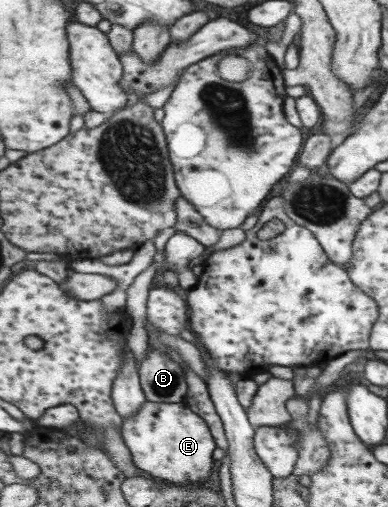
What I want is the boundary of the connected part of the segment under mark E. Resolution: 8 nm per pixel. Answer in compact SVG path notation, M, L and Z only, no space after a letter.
M148 400L135 416L124 419L121 431L131 450L132 460L141 470L177 486L199 486L209 482L209 476L213 474L213 452L218 448L217 442L207 421L191 410L185 402L169 404Z

